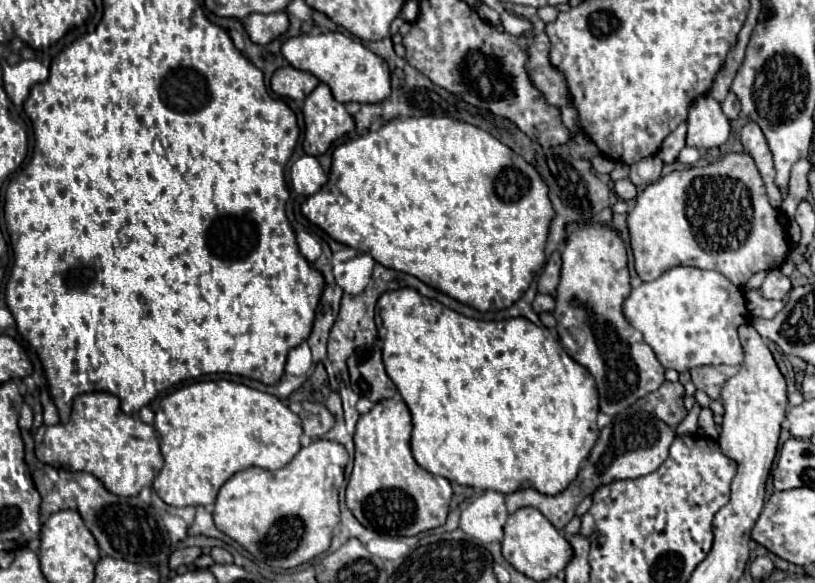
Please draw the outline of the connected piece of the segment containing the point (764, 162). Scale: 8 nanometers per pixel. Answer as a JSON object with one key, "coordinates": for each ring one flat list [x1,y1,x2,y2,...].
{"coordinates":[[748,122,744,128,742,128,742,146,746,148,746,152,754,158,764,182,766,182,766,188,768,188,768,198,770,198,770,204,774,208,780,208,782,204,782,194,778,190,778,186,774,184,774,176,776,176,776,170,774,170,774,160,772,160,772,152,768,148,768,142,760,130,758,124,754,122]]}

